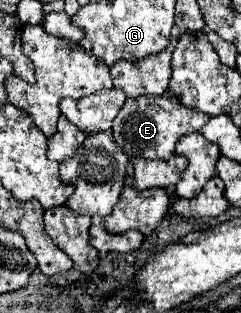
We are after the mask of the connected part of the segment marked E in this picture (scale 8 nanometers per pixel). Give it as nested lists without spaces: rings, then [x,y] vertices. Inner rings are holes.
[[[167,90],[161,98],[159,96],[139,96],[127,98],[121,112],[113,120],[113,136],[115,142],[127,152],[127,156],[143,156],[143,158],[159,158],[167,160],[175,152],[175,144],[187,132],[201,130],[201,126],[209,120],[207,114],[187,108],[181,100]]]

